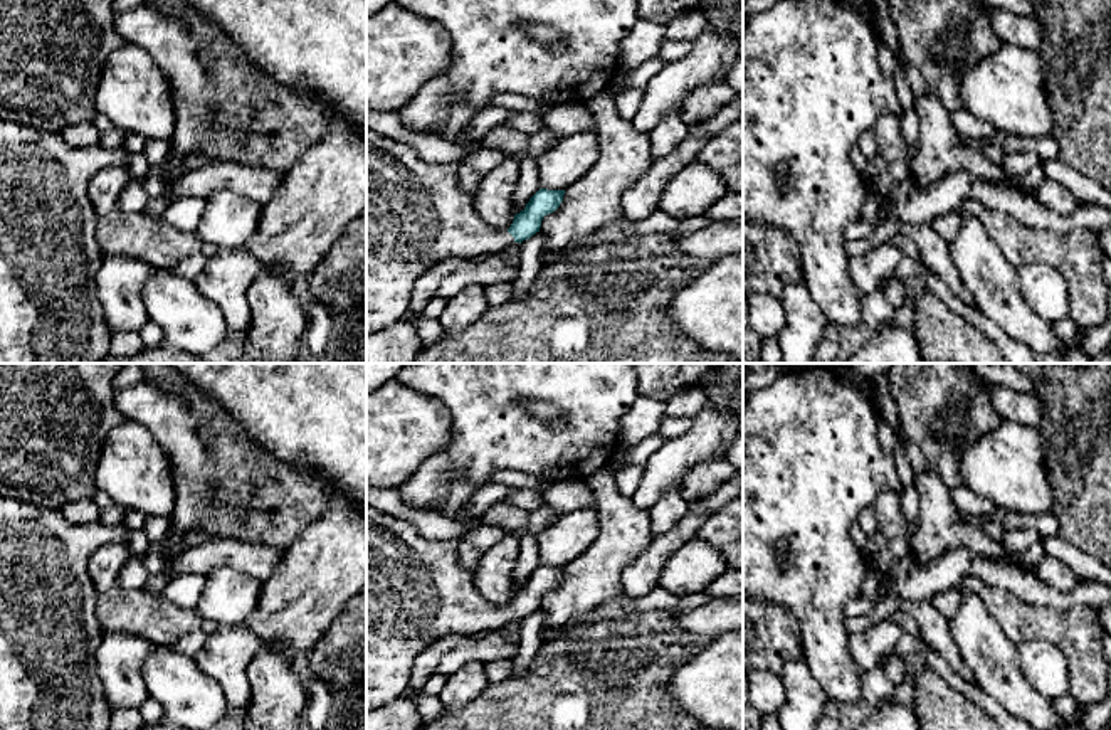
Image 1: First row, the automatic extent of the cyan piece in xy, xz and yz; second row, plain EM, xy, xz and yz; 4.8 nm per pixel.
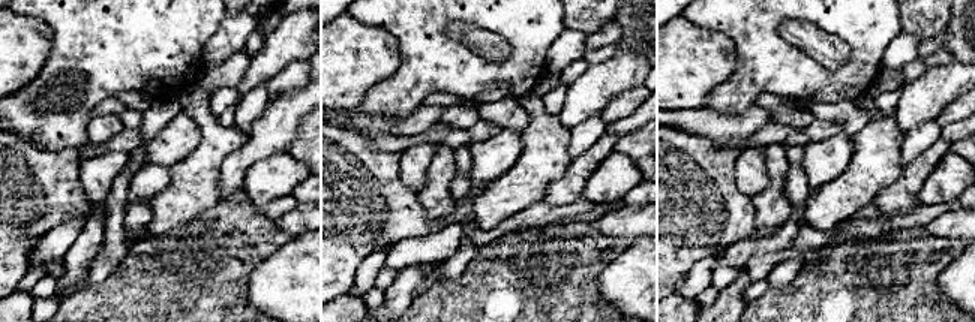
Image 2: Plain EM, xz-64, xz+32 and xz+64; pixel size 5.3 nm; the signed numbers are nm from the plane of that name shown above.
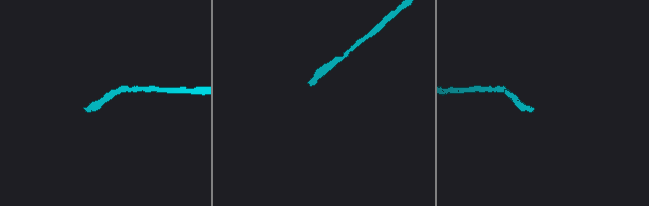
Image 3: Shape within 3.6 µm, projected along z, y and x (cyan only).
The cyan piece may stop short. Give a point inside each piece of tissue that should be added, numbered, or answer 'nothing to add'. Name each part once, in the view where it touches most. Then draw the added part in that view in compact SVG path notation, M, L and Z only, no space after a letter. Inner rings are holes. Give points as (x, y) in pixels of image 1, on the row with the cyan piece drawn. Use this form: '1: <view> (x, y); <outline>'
1: xz (417, 216); M366 130L366 335L400 321L408 309L413 283L449 257L498 254L514 242L509 232L489 227L461 190L459 161L427 163L415 148Z

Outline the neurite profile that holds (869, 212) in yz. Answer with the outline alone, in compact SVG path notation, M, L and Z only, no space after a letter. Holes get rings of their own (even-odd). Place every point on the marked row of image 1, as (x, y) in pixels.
M869 190L867 198L862 205L861 219L872 222L872 224L877 222L879 207L881 207L881 204L877 202L876 192Z

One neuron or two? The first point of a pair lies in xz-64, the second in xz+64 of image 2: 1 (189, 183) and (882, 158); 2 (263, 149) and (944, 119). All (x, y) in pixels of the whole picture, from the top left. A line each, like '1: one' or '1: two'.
1: one
2: two

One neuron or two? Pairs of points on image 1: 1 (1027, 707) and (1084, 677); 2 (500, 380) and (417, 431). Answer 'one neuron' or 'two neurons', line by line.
1: two neurons
2: two neurons

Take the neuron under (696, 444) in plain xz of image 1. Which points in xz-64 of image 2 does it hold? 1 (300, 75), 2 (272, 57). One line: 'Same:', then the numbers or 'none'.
Same: 2

